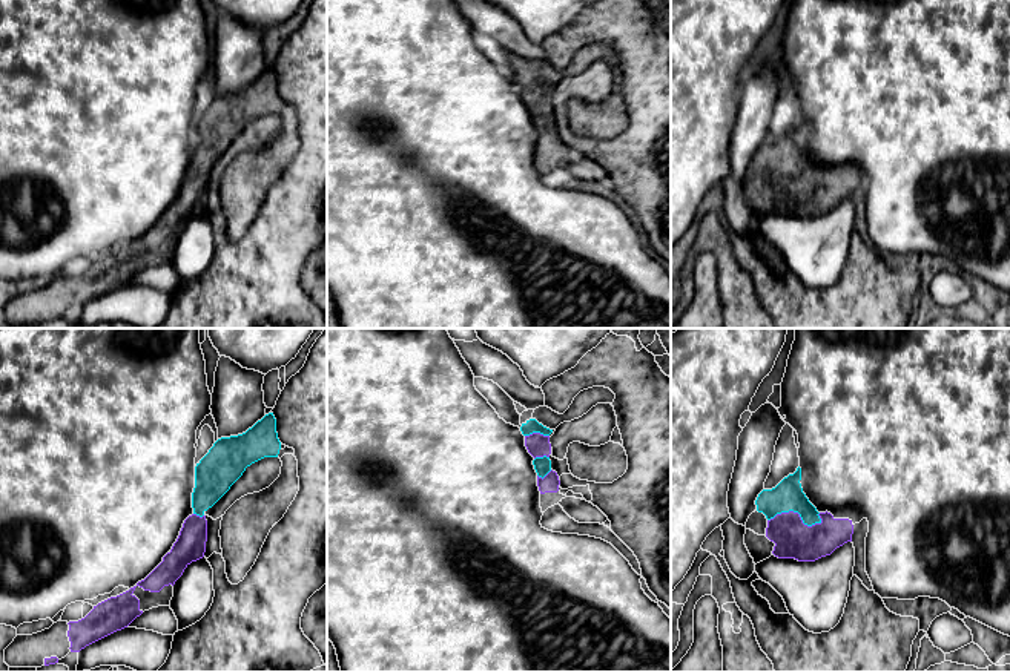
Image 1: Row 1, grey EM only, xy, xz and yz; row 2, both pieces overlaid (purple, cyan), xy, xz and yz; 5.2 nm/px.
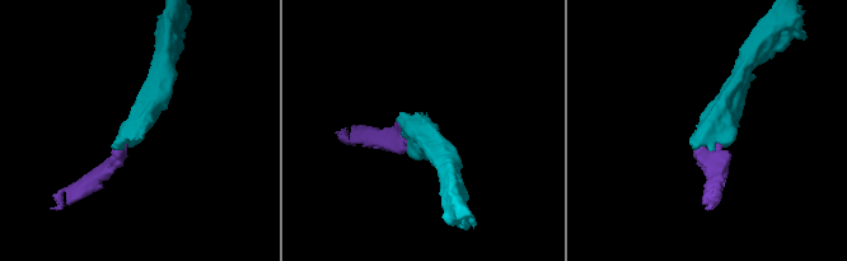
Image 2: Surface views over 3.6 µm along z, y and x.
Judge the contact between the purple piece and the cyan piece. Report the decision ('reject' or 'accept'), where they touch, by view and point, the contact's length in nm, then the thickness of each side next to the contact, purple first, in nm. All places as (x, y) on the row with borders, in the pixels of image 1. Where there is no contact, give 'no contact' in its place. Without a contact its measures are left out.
accept; meets purple in yz at (795, 513); contact 280 nm long; 200 nm thick on the purple side, 160 nm on the other

